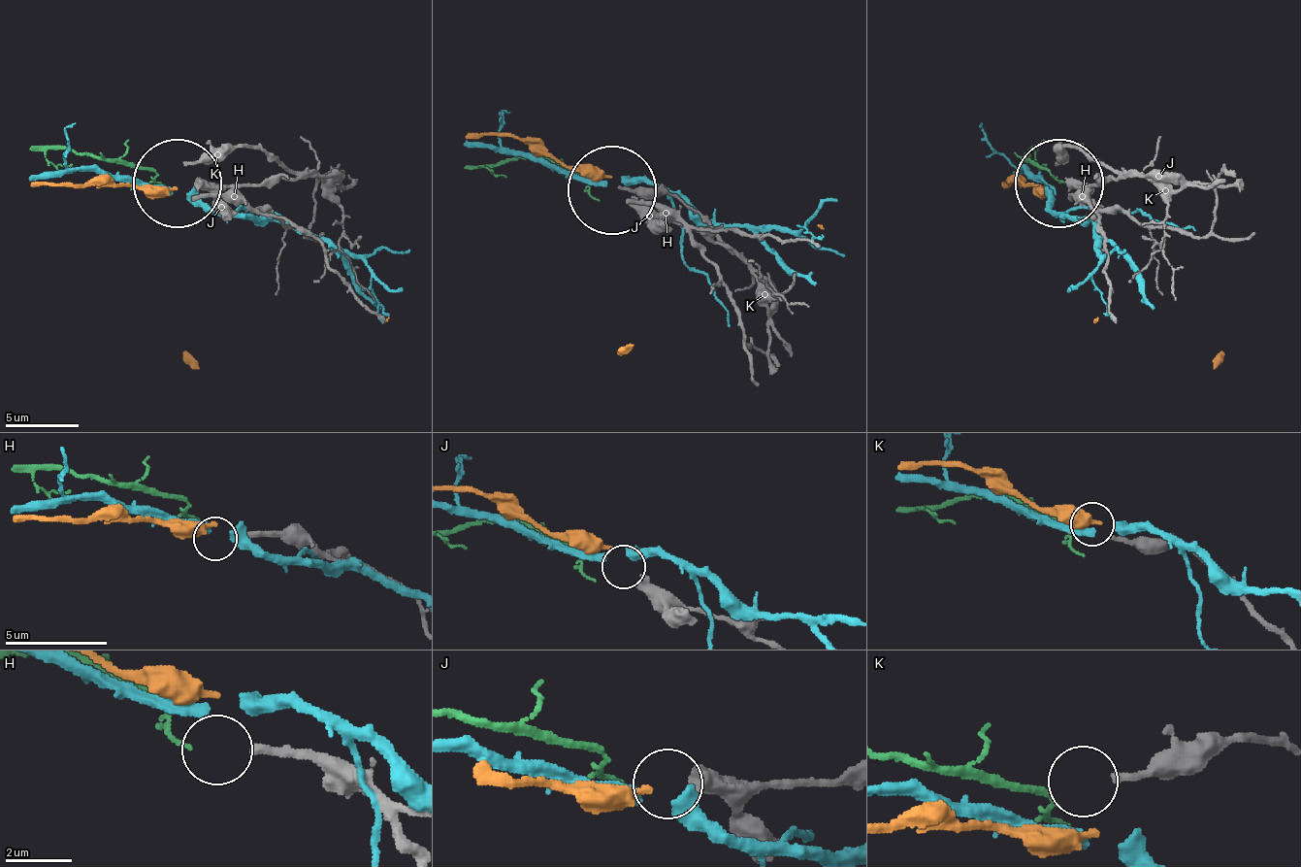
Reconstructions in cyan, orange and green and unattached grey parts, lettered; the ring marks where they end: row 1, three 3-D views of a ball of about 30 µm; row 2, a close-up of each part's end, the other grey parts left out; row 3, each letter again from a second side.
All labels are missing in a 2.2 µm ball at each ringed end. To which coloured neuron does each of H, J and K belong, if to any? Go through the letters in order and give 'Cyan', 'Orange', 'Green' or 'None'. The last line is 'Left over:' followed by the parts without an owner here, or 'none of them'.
H: None
J: Orange
K: Green
Left over: H

